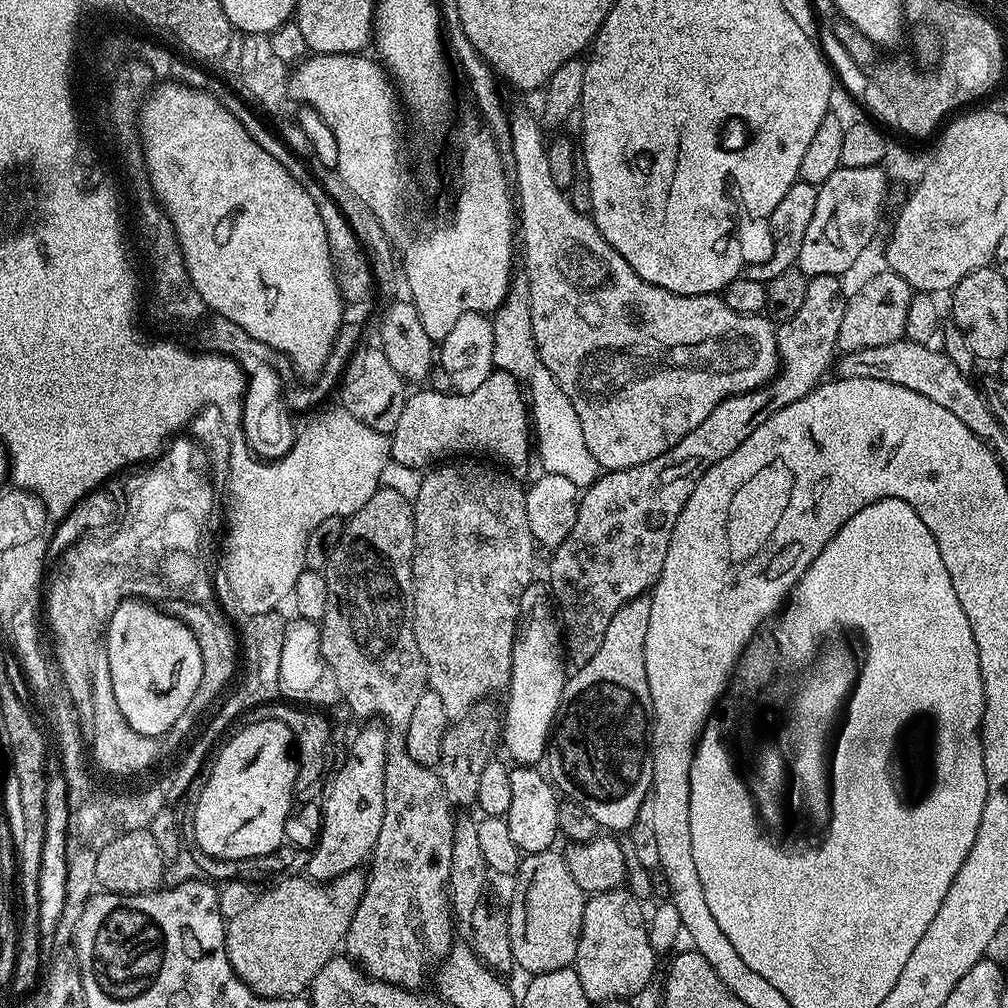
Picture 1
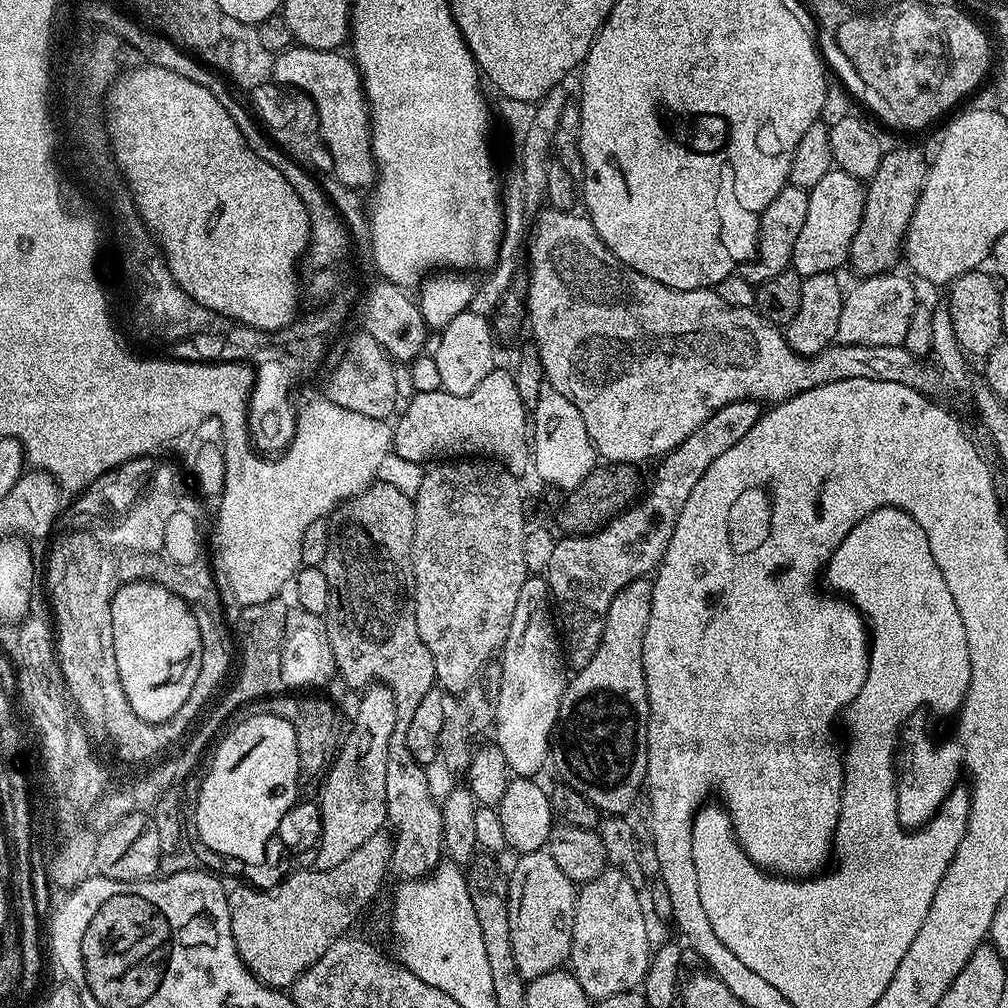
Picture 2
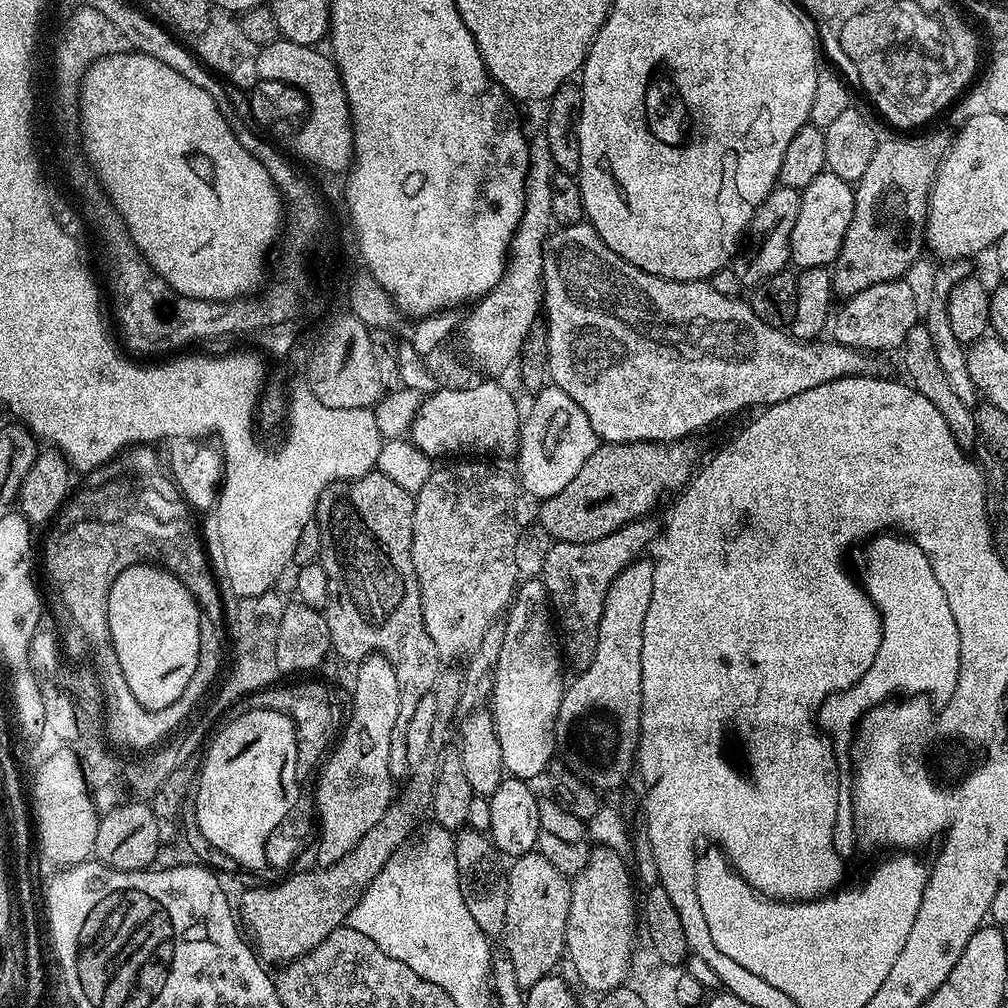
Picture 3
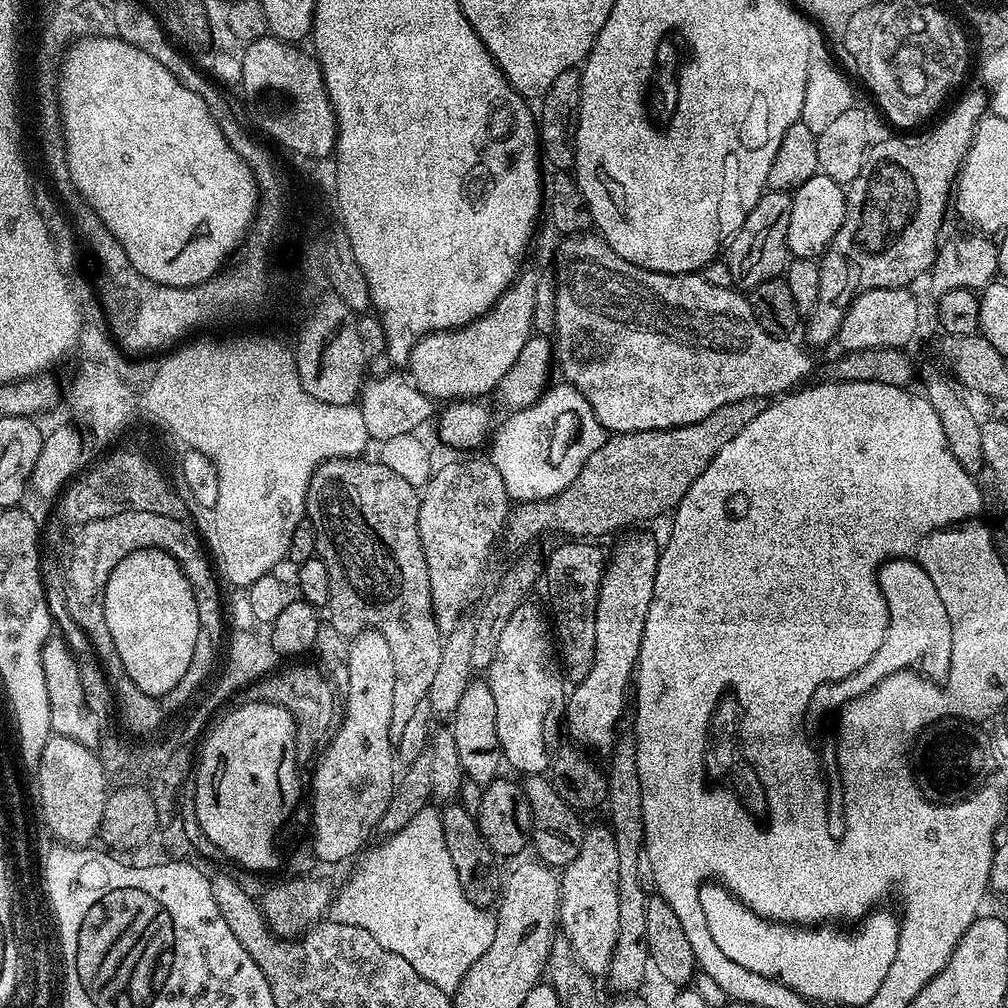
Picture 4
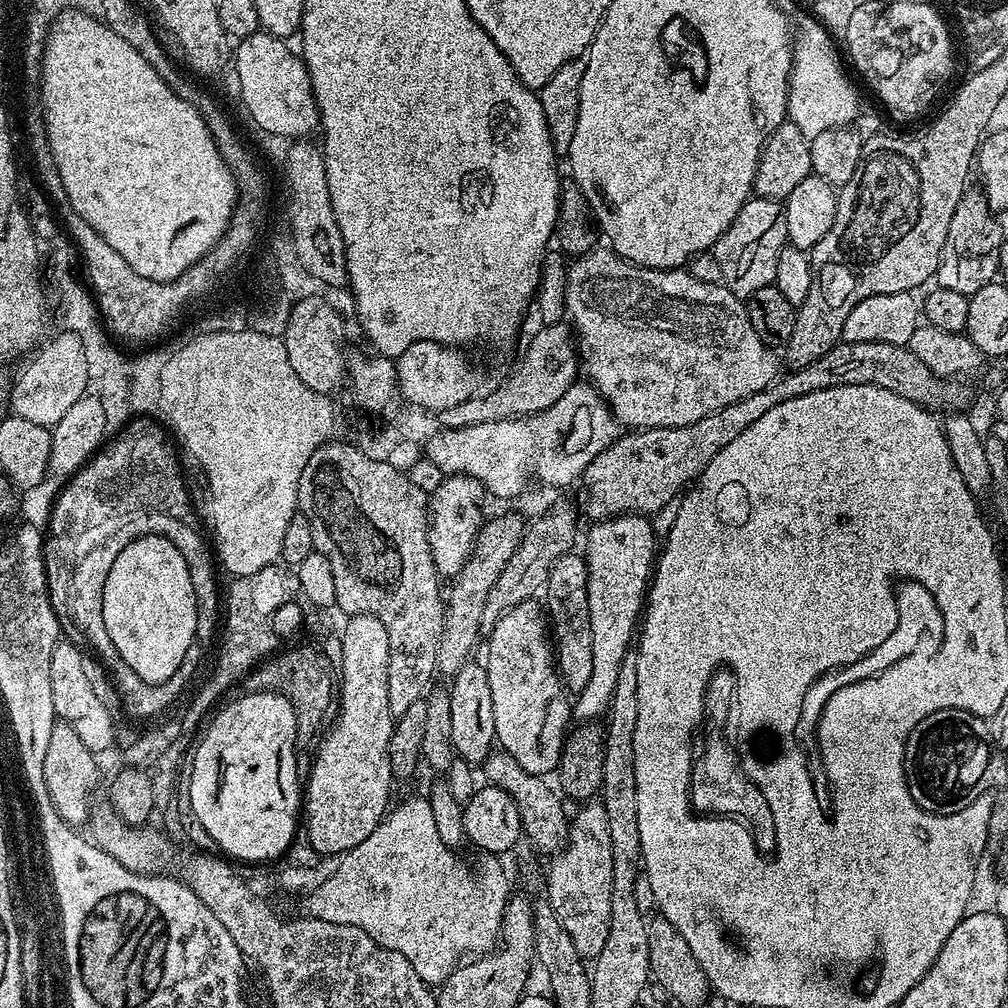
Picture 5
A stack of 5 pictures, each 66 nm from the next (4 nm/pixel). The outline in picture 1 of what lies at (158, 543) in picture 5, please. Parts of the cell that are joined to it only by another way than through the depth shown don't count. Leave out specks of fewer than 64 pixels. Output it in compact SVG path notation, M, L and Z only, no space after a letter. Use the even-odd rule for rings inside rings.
M129 598L112 611L107 623L108 680L113 683L118 710L122 710L128 725L143 736L163 736L178 722L201 681L203 668L202 650L189 625L156 608L155 603Z

